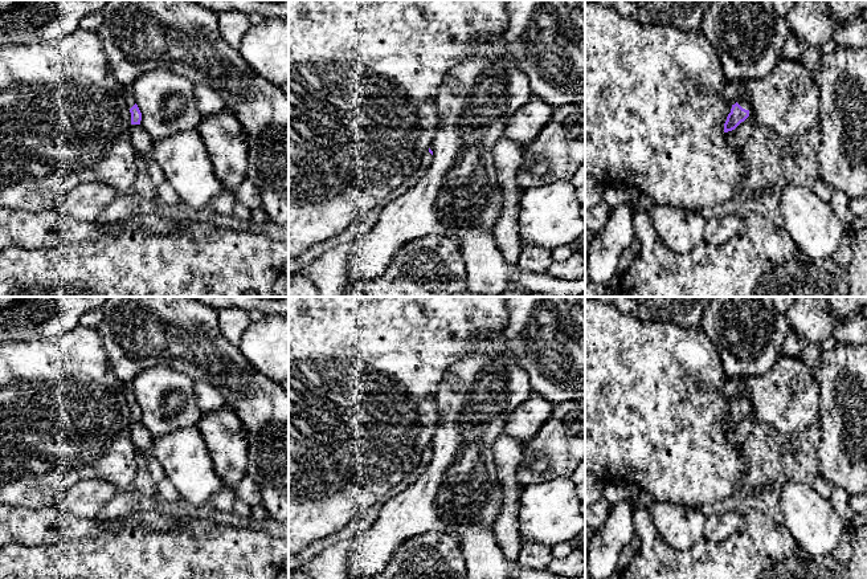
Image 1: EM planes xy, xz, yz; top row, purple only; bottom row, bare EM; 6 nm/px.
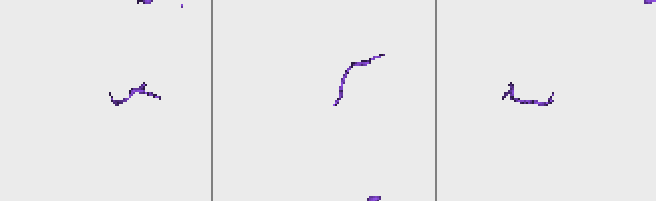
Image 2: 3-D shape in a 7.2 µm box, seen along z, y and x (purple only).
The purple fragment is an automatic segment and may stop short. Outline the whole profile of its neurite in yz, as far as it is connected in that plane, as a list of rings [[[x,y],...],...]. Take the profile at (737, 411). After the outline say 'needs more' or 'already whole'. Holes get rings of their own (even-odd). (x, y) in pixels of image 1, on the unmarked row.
[[[740,394],[739,397],[732,401],[731,409],[724,420],[724,429],[735,427],[741,419],[749,413],[749,395]]]; needs more

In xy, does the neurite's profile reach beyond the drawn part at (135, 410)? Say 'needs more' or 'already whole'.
needs more

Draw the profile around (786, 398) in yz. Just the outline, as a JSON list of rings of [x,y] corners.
[[[781,352],[764,375],[728,378],[723,395],[735,401],[740,394],[749,395],[754,424],[766,424],[781,433],[802,433],[819,420],[818,380],[814,368],[799,356]]]

